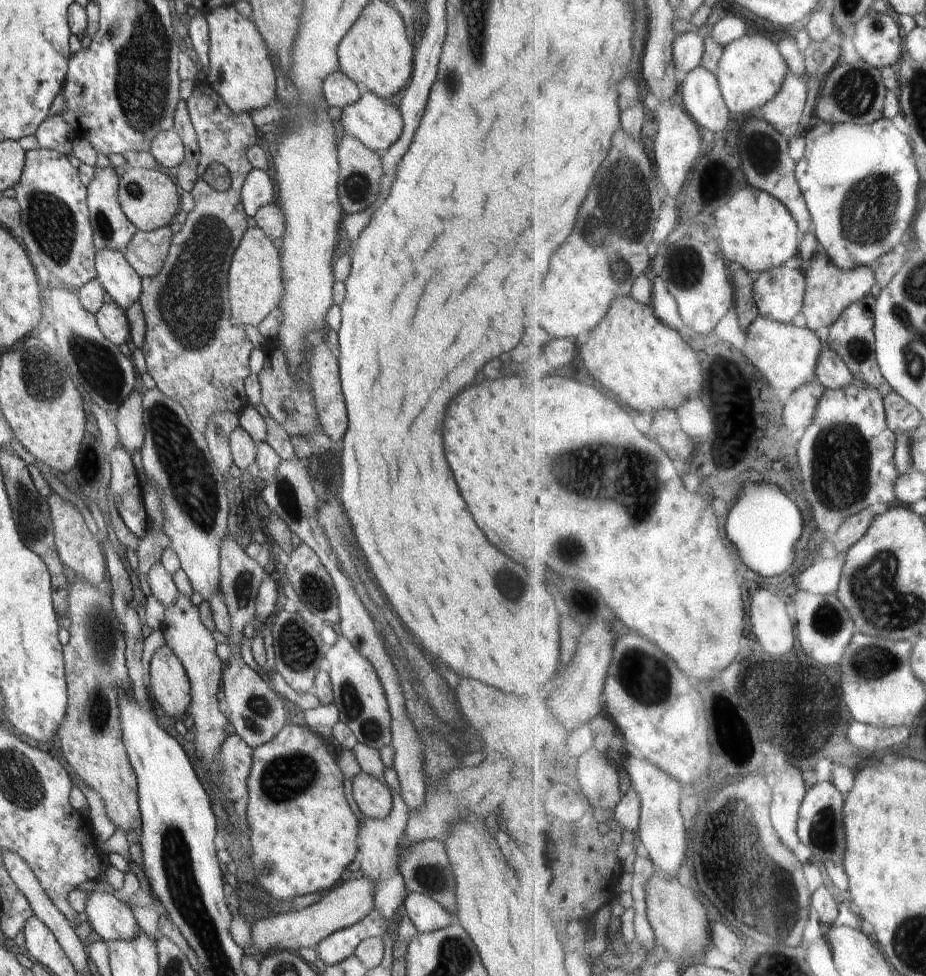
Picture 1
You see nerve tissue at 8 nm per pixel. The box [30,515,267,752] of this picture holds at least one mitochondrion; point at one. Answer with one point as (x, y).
(101, 637)

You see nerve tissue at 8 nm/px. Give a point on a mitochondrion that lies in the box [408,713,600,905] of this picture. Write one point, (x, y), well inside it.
(431, 877)

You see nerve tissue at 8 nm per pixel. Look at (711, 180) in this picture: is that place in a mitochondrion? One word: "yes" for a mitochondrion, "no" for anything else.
no

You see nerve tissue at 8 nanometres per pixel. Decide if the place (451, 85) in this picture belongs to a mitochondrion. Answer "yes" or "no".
yes

